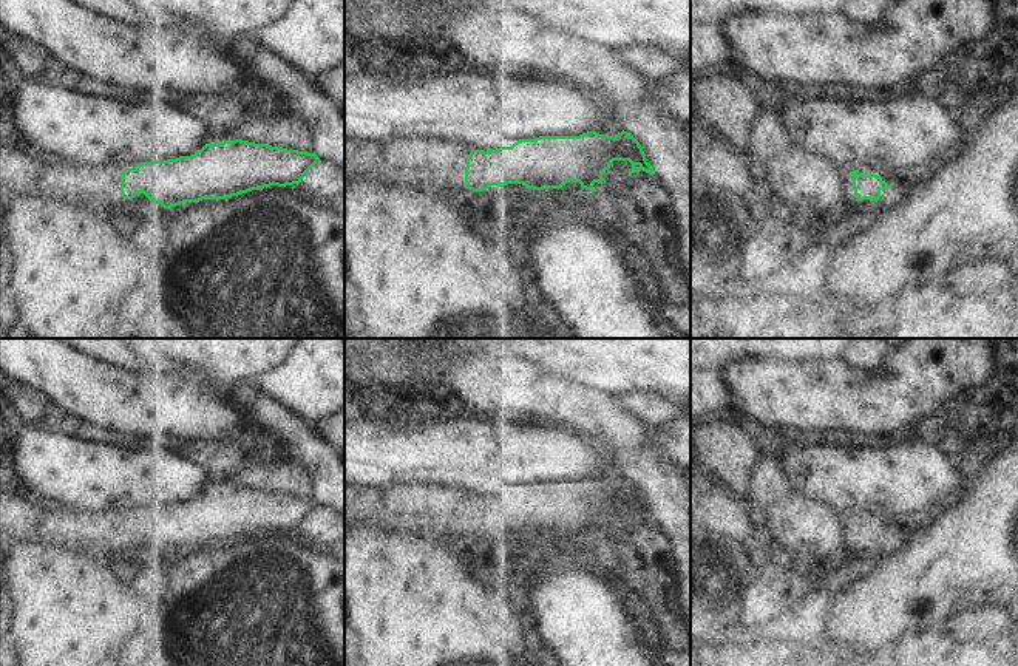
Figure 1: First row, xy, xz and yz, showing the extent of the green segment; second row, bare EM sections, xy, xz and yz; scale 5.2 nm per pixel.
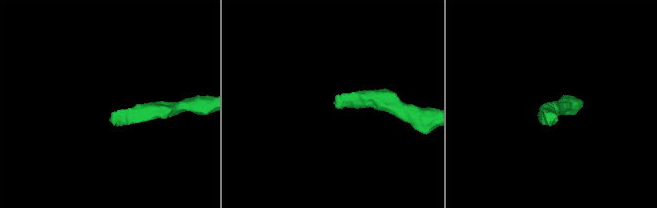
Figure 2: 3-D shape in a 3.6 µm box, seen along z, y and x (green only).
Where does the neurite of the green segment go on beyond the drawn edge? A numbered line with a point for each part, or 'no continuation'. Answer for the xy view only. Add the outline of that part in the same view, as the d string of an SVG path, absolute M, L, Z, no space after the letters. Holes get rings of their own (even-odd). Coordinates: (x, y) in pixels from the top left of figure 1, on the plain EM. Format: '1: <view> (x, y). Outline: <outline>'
1: xy (98, 536). Outline: M0 487L0 550L14 542L36 542L85 555L97 564L125 561L120 518L111 511L87 515L34 502L17 487Z

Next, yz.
1: yz (861, 552). Outline: M870 545L857 547L854 550L854 555L851 556L851 561L862 562L867 556L873 556L874 553L876 553L876 547L870 547Z

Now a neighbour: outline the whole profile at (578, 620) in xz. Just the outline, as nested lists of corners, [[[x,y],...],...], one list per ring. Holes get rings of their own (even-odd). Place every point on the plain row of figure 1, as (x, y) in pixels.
[[[522,530],[490,532],[484,538],[465,533],[465,556],[480,562],[480,573],[490,581],[511,581],[521,589],[521,606],[531,621],[531,637],[541,654],[555,666],[653,666],[647,640],[636,620],[610,589],[576,558],[564,553],[558,539],[533,536]]]

